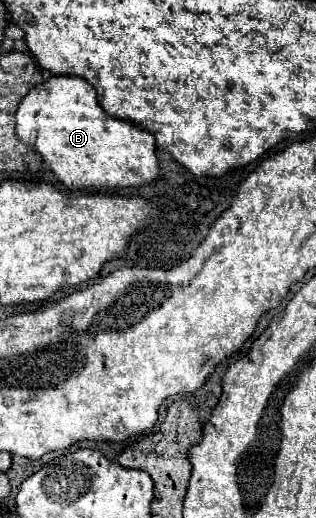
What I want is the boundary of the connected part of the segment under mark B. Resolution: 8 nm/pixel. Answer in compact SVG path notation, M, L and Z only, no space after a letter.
M50 76L46 82L34 86L18 104L16 134L22 142L34 146L34 150L42 156L44 164L48 164L56 178L70 190L142 186L158 176L154 136L148 130L108 116L96 100L96 90L80 76Z

